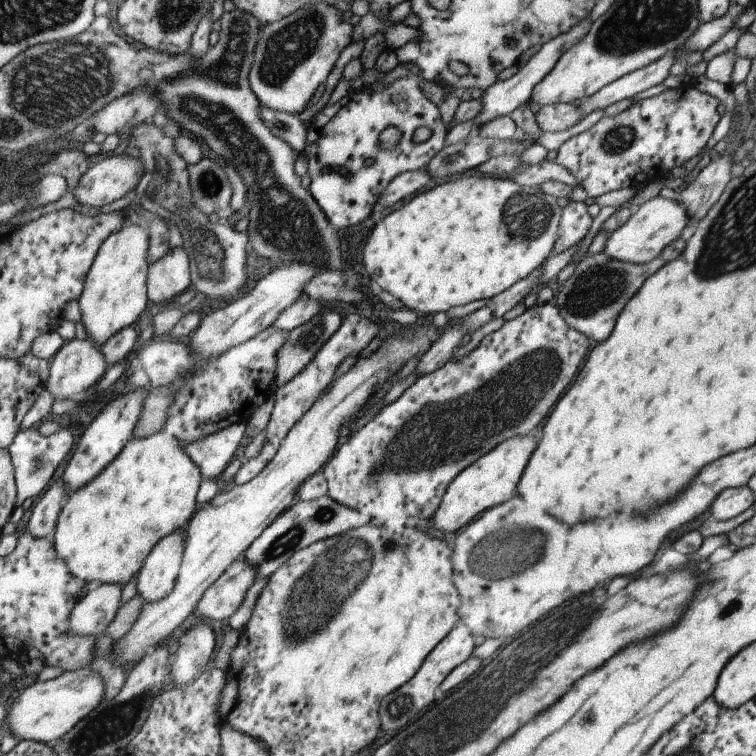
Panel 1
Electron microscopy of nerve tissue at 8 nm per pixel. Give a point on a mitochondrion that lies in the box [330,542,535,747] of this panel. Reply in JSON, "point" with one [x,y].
{"point":[397,709]}

